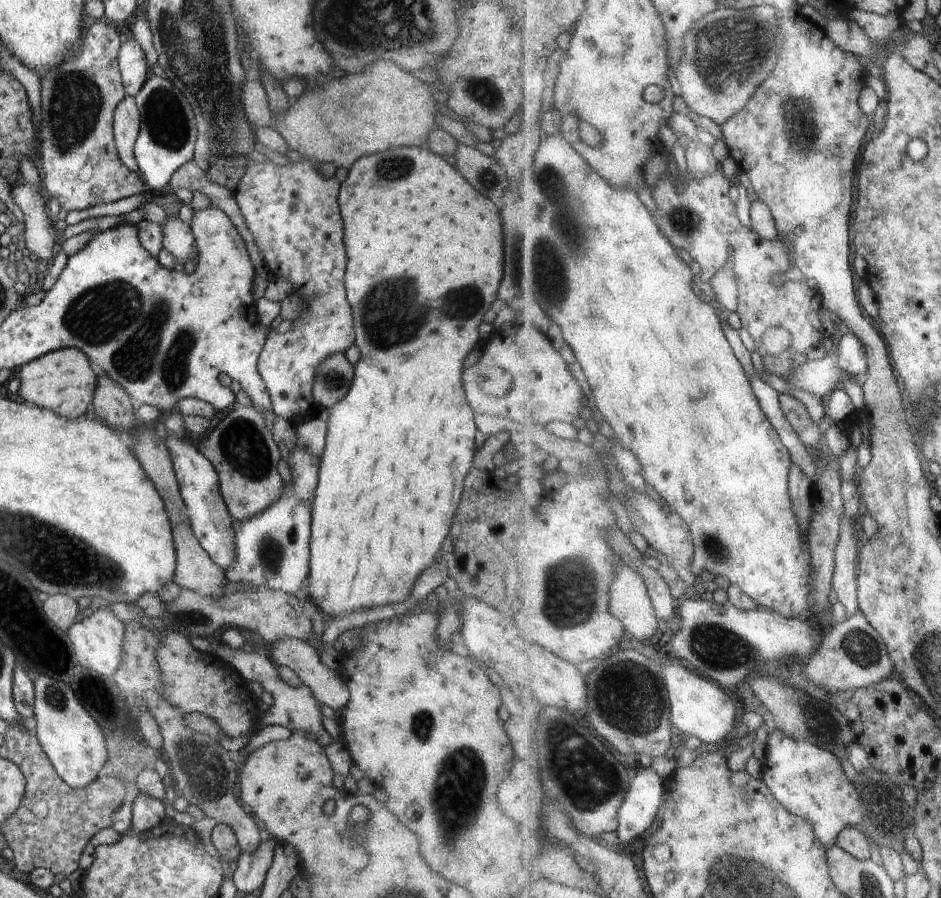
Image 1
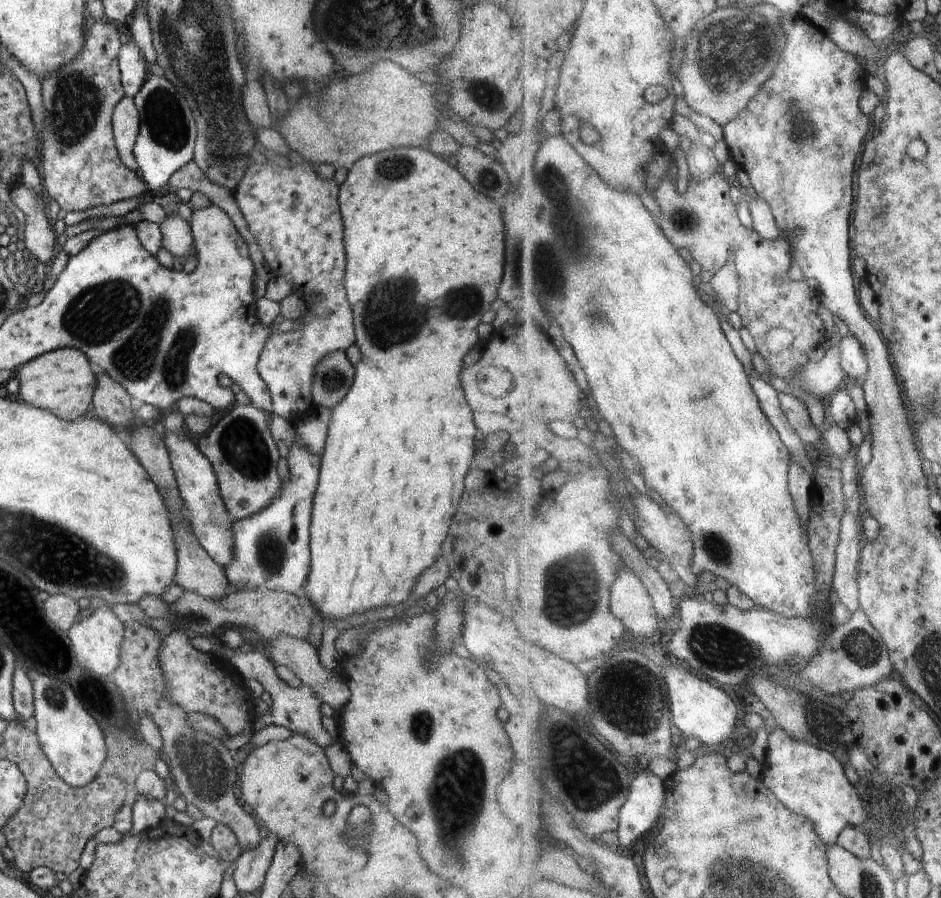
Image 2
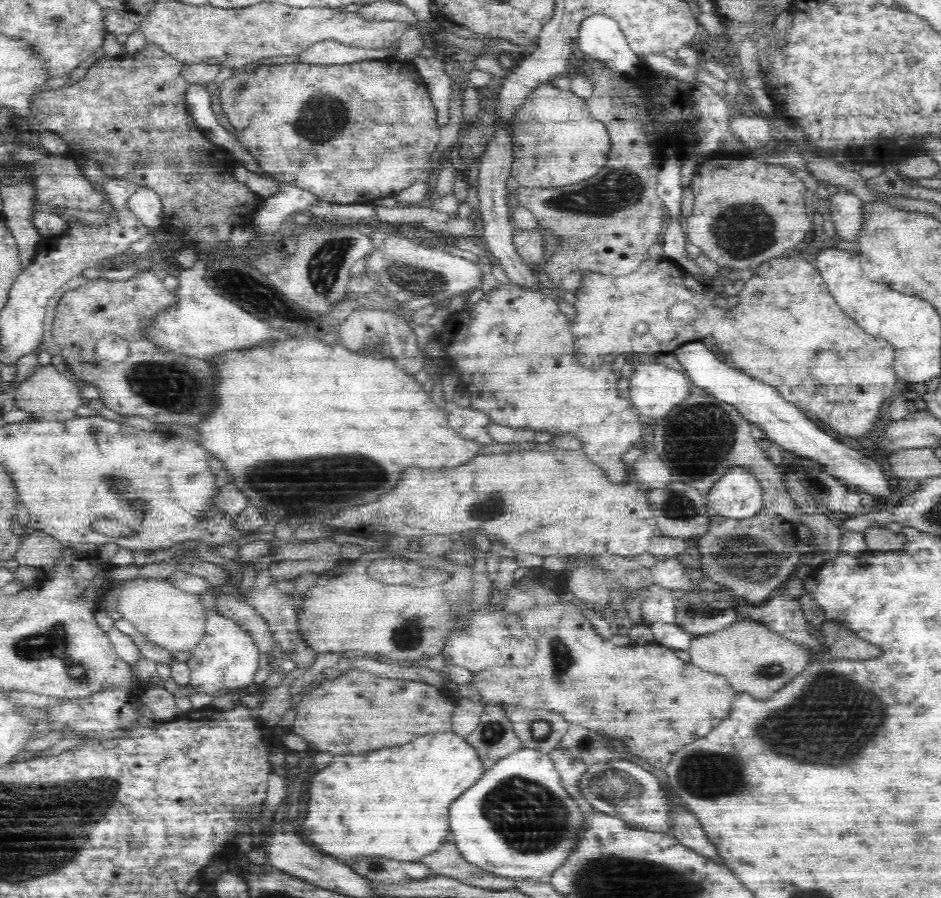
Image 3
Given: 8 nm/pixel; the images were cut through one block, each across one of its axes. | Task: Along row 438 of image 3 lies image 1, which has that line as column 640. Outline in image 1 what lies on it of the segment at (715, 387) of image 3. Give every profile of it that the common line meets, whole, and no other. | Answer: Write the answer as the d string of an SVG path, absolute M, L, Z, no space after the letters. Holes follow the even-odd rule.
M641 768L631 782L629 797L619 812L621 848L634 844L658 818L666 802L664 780L652 770Z

